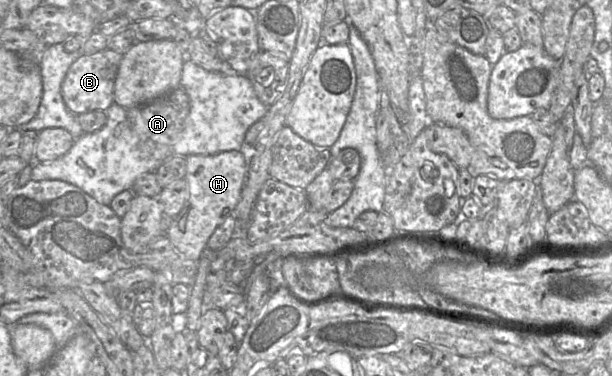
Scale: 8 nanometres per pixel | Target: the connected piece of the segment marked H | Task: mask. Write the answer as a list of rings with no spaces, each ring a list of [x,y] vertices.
[[[242,150],[223,151],[213,155],[187,156],[185,179],[189,185],[189,199],[181,212],[172,219],[172,223],[166,232],[166,236],[170,239],[177,251],[182,253],[187,259],[199,261],[201,253],[207,247],[207,242],[215,229],[228,216],[234,215],[246,178],[247,158],[246,153]]]

